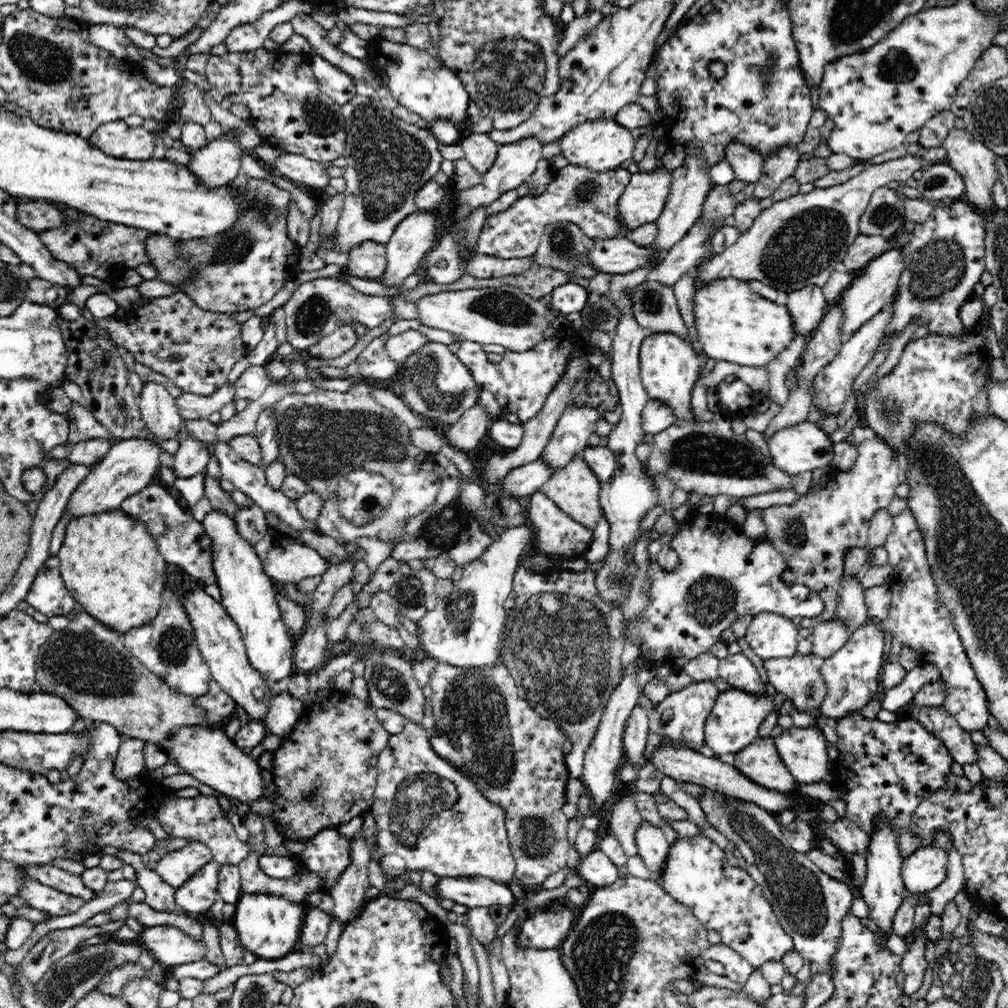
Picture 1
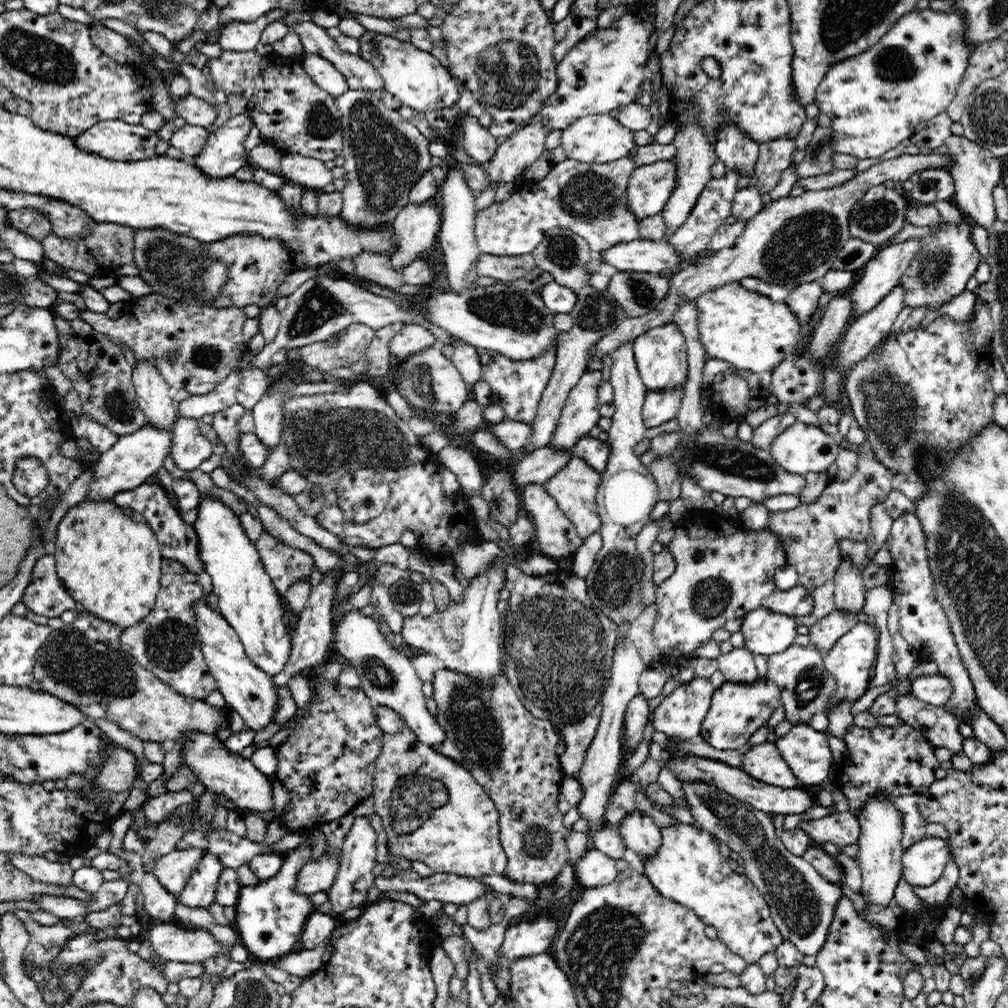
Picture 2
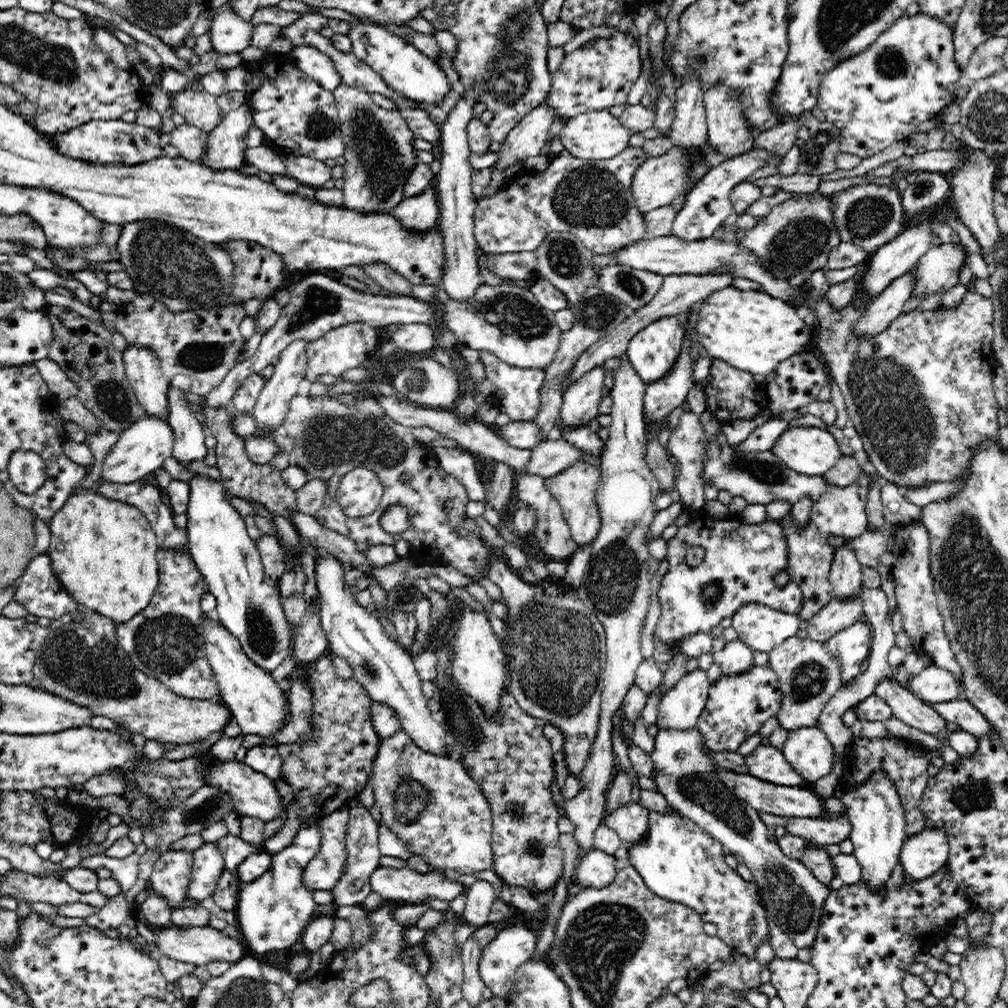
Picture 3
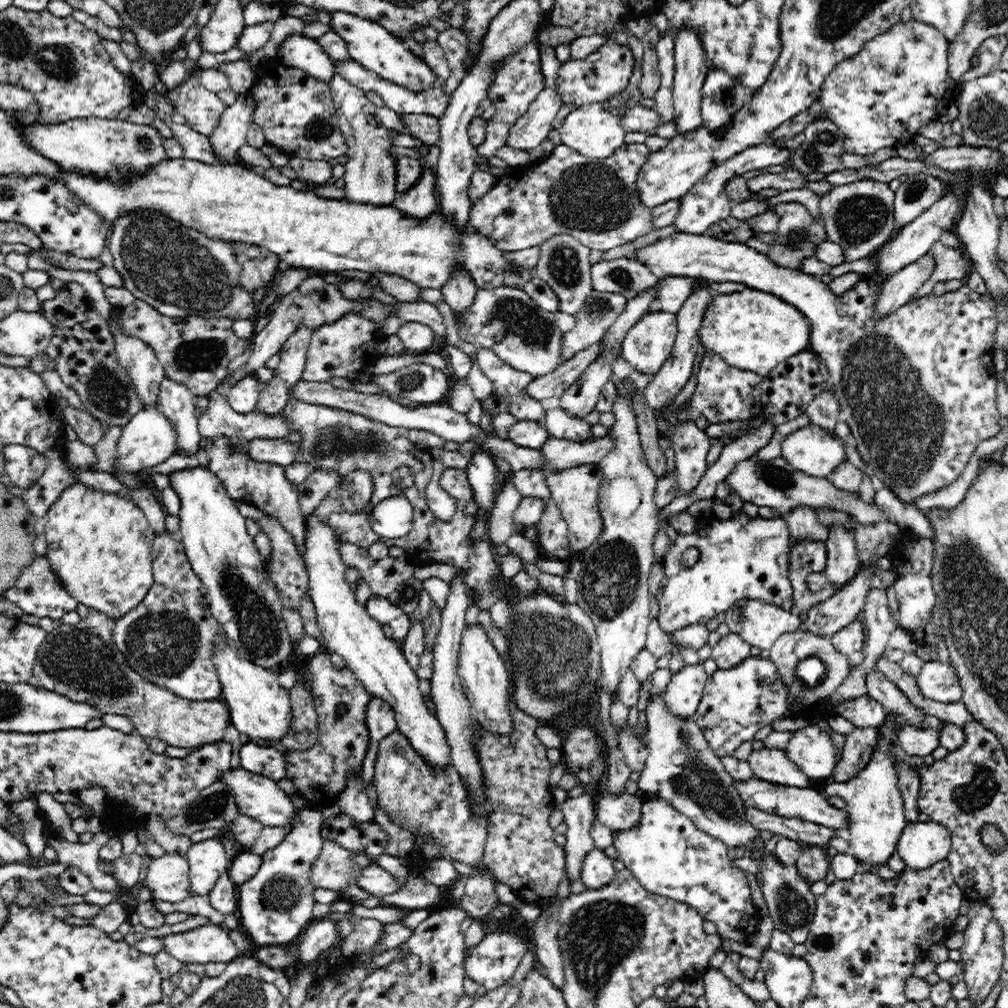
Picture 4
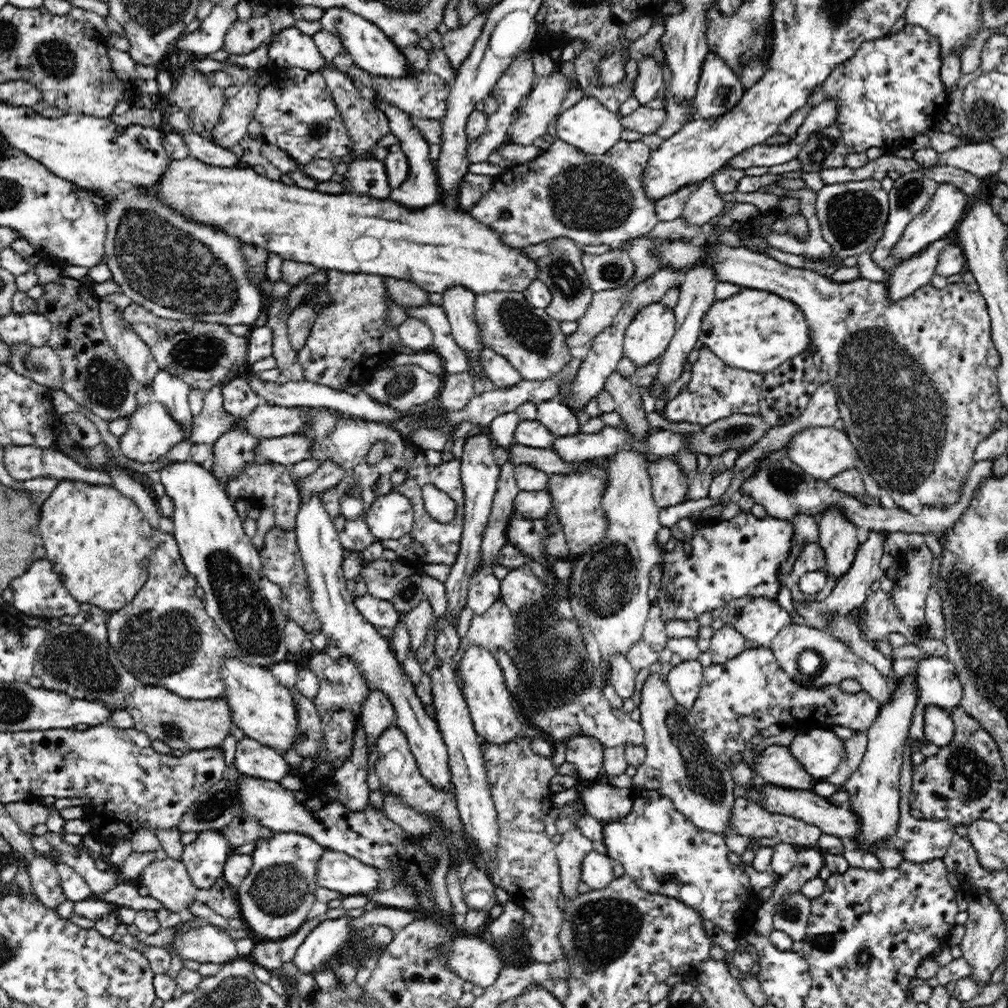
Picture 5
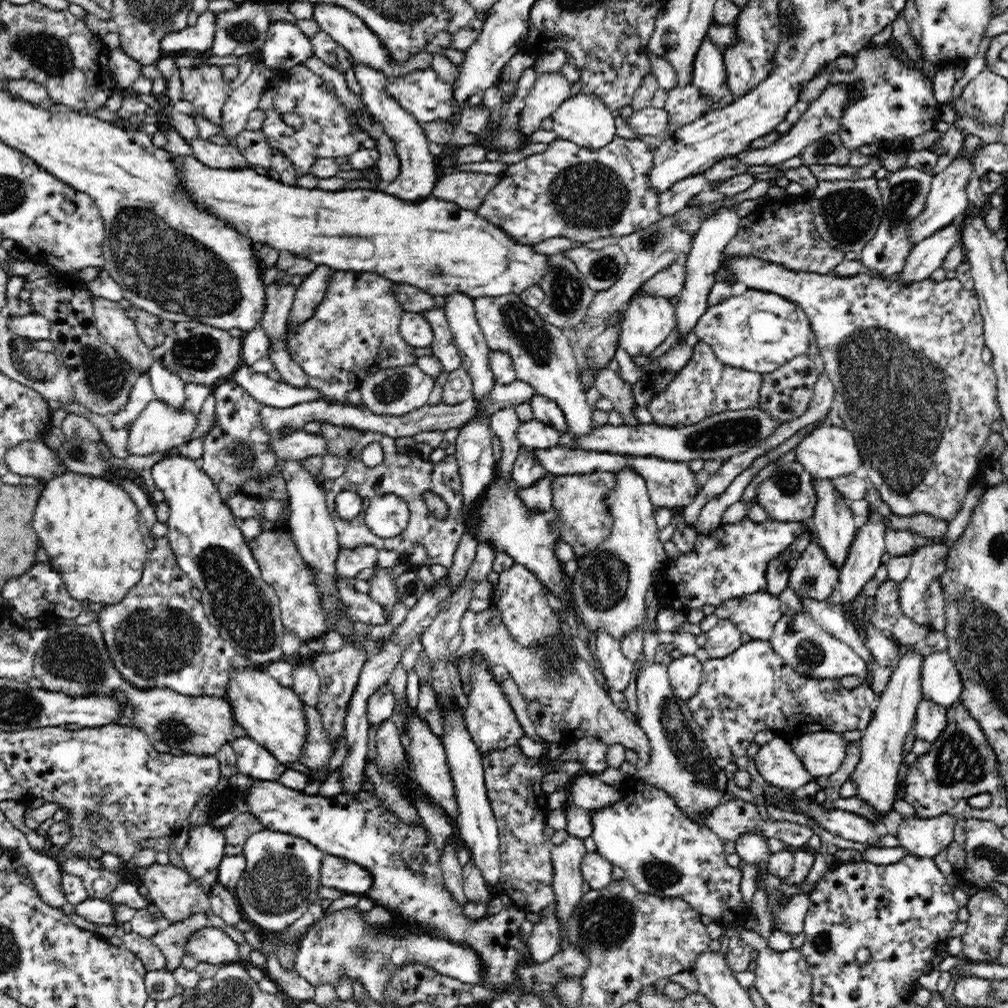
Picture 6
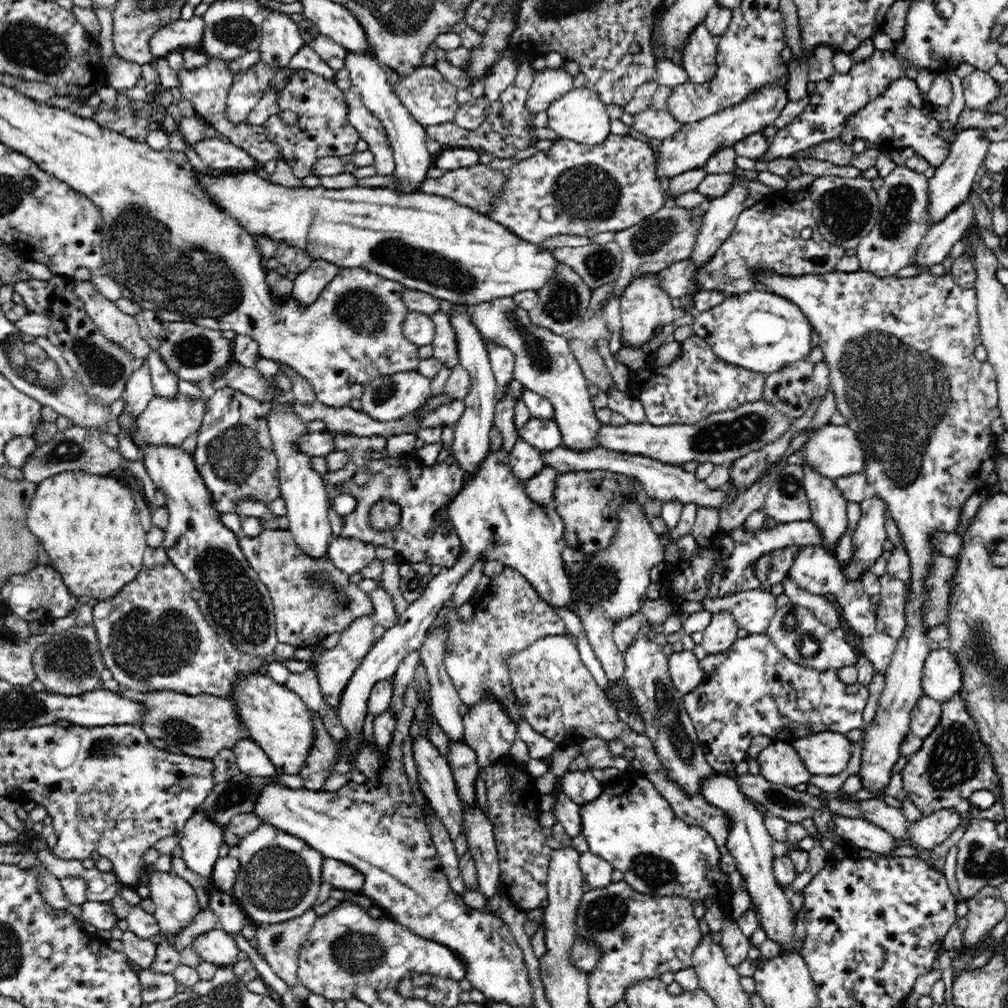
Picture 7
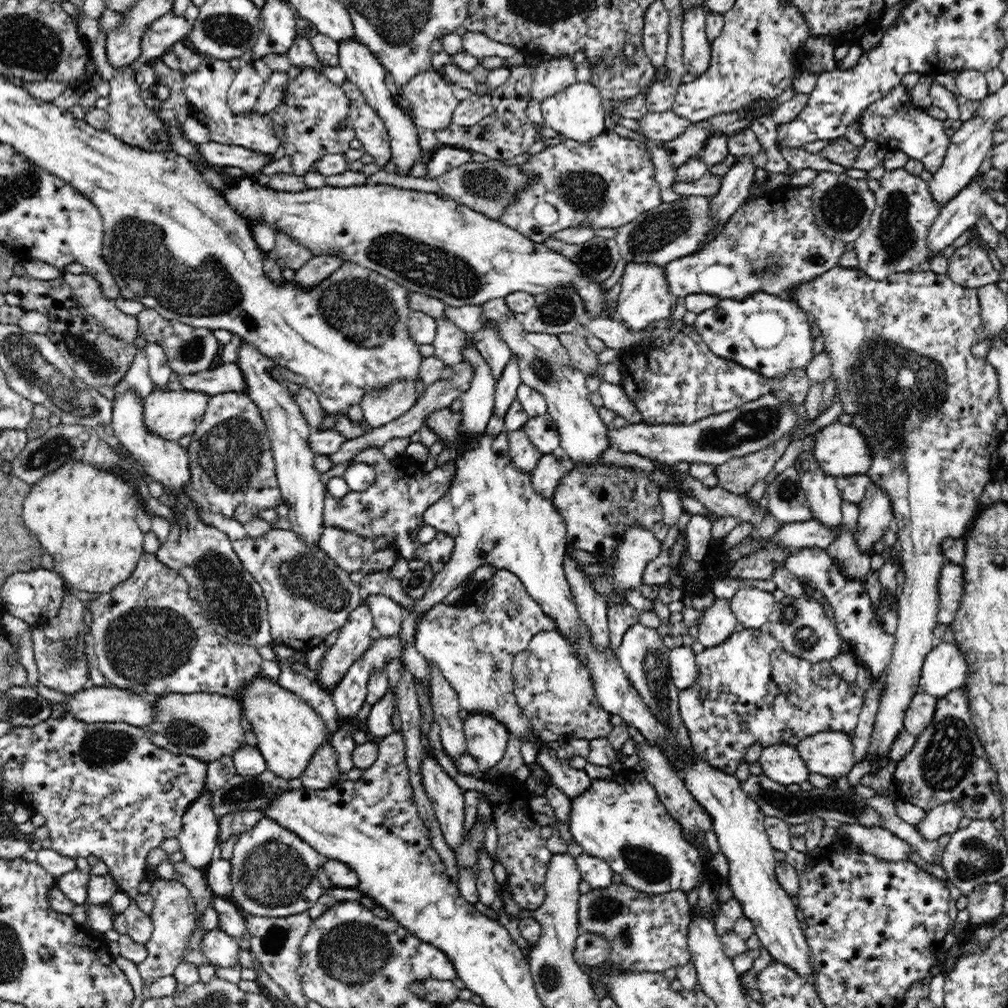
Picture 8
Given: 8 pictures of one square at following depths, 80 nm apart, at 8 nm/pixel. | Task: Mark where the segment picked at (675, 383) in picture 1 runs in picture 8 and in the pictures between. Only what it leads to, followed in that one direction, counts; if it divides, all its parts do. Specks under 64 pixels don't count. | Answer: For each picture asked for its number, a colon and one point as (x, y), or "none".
2: (661, 356)
3: (652, 352)
4: (646, 346)
5: (648, 336)
6: (648, 319)
7: (645, 308)
8: (645, 297)

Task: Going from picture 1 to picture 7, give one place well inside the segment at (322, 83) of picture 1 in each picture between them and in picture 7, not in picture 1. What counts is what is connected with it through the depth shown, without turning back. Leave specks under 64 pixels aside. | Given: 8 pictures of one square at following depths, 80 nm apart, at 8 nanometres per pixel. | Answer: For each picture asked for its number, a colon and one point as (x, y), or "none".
2: (323, 72)
3: (308, 59)
4: (302, 52)
5: (290, 47)
6: (285, 46)
7: (281, 38)

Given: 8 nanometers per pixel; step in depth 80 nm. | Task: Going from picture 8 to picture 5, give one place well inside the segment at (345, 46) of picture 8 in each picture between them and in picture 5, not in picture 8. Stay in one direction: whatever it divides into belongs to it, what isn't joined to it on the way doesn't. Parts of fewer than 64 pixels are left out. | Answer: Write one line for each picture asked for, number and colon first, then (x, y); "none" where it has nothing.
5: (420, 189)
6: (418, 167)
7: (407, 137)

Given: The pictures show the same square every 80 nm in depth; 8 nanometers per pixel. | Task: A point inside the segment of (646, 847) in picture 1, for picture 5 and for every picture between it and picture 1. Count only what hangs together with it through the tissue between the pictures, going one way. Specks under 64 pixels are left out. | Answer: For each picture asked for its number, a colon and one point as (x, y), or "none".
2: (638, 832)
3: (630, 821)
4: (621, 812)
5: (606, 803)

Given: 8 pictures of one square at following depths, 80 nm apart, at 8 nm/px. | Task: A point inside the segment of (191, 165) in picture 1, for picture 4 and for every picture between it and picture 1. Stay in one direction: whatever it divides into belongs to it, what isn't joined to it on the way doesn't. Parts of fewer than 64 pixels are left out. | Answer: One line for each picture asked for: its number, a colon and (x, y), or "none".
2: (224, 154)
3: (226, 144)
4: (229, 135)

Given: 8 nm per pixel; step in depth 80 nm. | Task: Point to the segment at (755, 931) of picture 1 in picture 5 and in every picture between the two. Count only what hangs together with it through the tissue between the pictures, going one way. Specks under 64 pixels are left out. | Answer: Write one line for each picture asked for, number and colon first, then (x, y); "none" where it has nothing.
2: (688, 867)
3: (679, 861)
4: (669, 856)
5: (663, 852)

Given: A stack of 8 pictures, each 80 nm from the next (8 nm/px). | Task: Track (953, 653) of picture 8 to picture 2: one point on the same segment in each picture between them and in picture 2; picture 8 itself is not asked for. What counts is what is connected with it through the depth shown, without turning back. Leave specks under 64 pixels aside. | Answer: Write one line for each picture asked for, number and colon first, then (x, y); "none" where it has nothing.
2: (935, 689)
3: (933, 684)
4: (937, 681)
5: (938, 684)
6: (941, 683)
7: (942, 677)

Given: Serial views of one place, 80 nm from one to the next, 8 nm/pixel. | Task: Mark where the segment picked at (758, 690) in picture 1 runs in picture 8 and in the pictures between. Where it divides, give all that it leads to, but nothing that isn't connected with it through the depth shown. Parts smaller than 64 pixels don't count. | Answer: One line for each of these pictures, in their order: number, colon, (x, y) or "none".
2: (737, 665)
3: (736, 657)
4: (730, 650)
5: (726, 643)
6: (724, 638)
7: (720, 634)
8: (718, 622)

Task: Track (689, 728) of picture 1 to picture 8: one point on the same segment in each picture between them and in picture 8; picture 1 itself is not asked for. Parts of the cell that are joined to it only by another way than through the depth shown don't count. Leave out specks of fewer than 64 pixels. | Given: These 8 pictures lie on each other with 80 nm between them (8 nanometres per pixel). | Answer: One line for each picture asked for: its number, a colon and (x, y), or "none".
2: (680, 715)
3: (679, 709)
4: (683, 694)
5: (684, 680)
6: (684, 673)
7: (686, 674)
8: (683, 668)

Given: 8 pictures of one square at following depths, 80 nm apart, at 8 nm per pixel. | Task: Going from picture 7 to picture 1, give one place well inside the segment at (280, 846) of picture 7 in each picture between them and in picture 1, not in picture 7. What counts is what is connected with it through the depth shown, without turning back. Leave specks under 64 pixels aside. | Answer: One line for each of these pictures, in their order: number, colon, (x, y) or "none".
1: (268, 925)
2: (270, 916)
3: (272, 911)
4: (276, 904)
5: (274, 898)
6: (281, 880)

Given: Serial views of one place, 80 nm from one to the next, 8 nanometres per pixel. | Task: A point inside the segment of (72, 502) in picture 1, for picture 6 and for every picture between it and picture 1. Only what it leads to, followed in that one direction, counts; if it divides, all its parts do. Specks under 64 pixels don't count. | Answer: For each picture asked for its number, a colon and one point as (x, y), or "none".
2: (135, 458)
3: (142, 448)
4: (149, 438)
5: (151, 433)
6: (159, 427)

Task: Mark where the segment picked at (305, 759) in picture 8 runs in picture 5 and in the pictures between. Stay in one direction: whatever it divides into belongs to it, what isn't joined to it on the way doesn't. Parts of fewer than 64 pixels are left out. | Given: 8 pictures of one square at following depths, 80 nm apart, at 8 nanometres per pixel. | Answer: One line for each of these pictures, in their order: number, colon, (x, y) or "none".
5: (265, 710)
6: (273, 715)
7: (278, 721)

